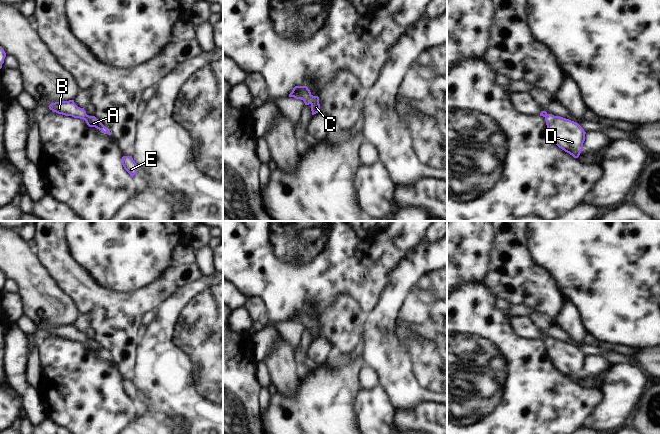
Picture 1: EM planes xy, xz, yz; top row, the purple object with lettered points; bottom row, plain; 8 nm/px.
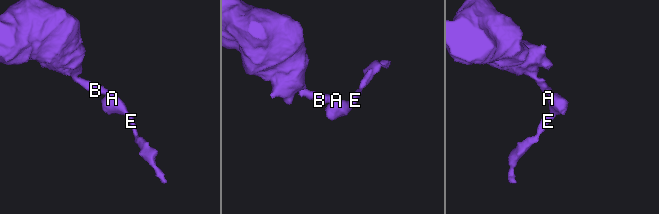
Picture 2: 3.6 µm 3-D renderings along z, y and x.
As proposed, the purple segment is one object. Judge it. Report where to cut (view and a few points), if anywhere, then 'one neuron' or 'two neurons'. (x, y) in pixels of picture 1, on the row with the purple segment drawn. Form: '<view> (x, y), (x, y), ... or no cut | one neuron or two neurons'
no cut | one neuron

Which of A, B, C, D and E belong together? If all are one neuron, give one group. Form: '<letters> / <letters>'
A B C D E

